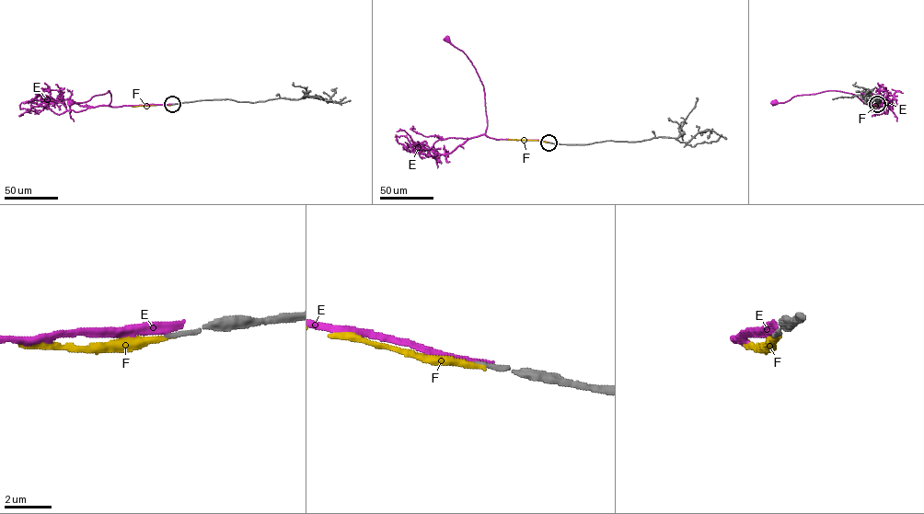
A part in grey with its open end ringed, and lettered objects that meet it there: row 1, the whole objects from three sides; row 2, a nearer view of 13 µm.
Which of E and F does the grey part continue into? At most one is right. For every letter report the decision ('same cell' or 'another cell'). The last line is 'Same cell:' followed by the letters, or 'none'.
E: another cell
F: same cell
Same cell: F

